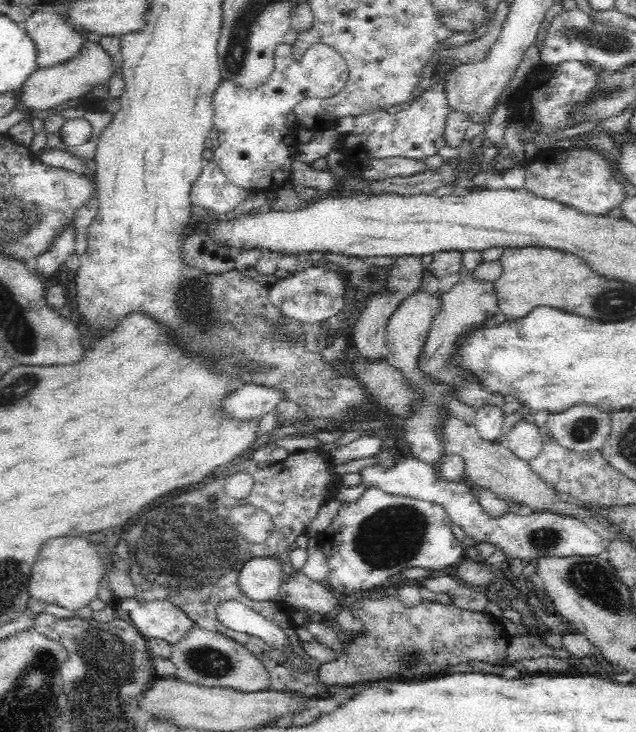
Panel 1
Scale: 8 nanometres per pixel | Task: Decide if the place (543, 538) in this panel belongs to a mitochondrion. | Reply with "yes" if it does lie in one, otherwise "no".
yes

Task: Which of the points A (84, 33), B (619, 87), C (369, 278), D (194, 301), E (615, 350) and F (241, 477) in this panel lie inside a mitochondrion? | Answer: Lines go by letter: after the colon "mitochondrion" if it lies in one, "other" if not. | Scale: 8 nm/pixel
A: other
B: mitochondrion
C: mitochondrion
D: mitochondrion
E: other
F: other

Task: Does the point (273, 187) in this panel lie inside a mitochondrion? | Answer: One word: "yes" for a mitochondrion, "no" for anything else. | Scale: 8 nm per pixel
no

